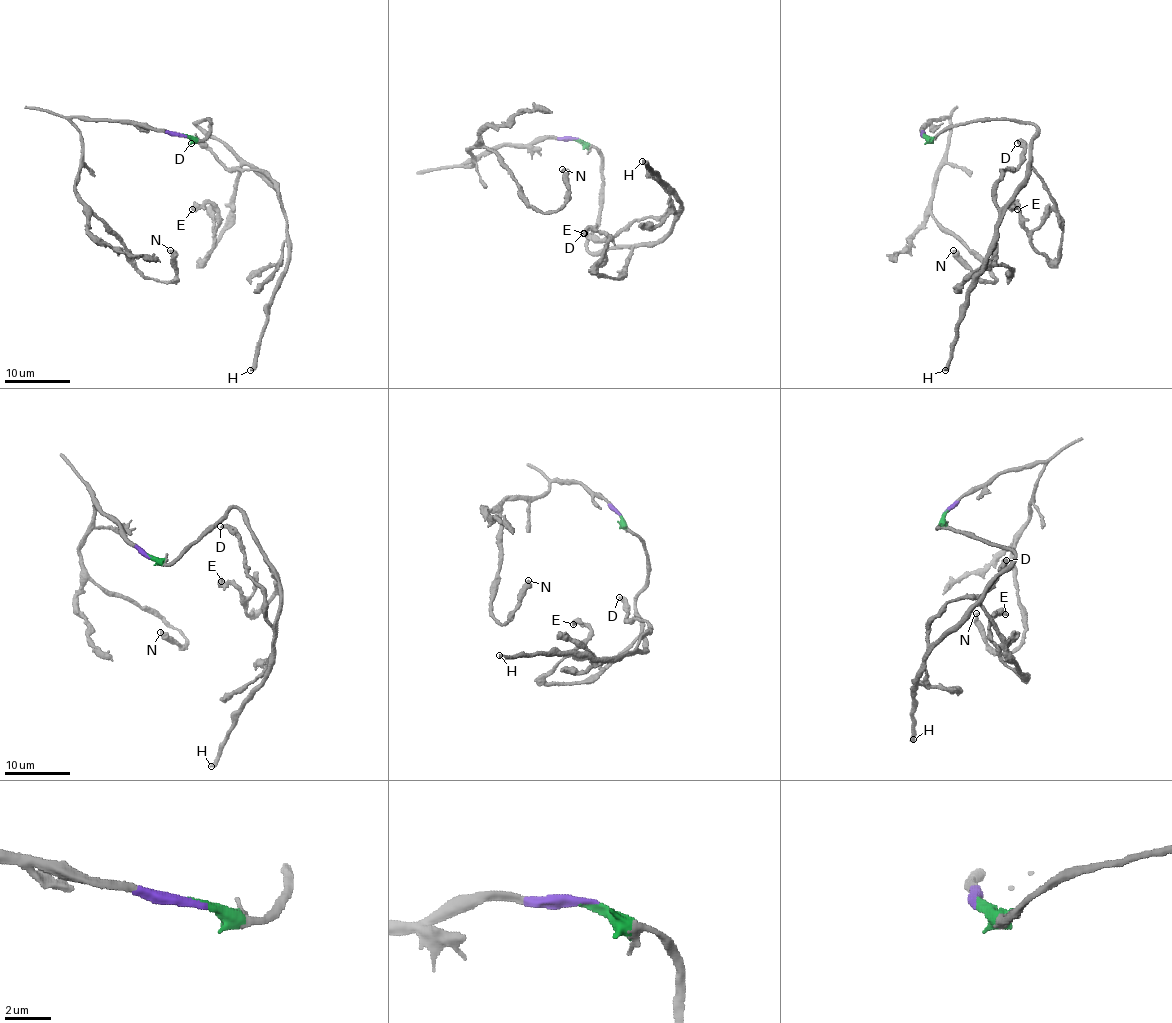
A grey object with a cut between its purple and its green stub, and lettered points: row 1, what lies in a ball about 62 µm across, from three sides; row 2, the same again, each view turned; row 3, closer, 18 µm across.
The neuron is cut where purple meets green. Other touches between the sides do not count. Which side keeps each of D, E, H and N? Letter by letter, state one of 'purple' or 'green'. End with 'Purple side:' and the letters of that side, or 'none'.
D: green
E: green
H: green
N: purple
Purple side: N

